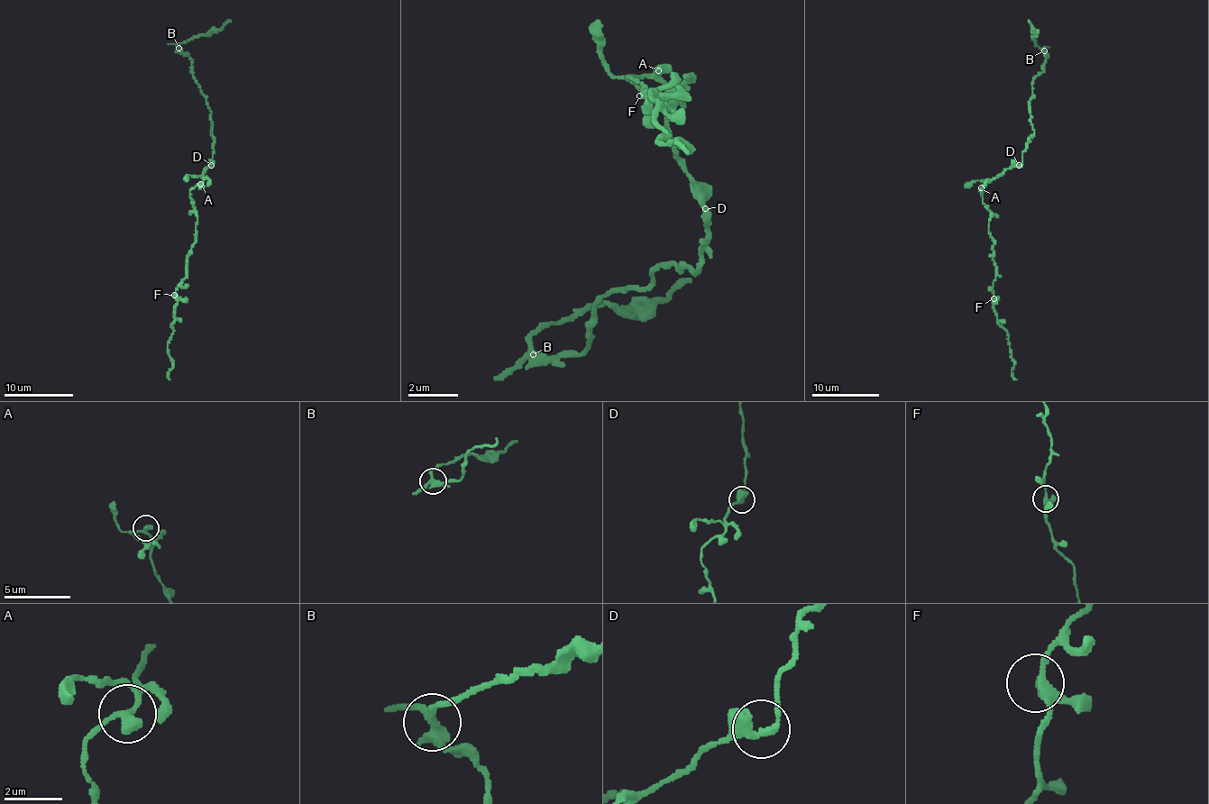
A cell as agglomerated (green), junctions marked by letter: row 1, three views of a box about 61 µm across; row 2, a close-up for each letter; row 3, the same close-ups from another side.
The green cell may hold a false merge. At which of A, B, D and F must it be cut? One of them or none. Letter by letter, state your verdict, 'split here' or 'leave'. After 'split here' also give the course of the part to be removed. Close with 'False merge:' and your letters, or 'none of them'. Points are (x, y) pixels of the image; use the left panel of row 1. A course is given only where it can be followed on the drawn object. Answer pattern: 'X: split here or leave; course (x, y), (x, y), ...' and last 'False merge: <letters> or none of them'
A: leave
B: split here; course (178, 47), (184, 41), (200, 34), (217, 31), (231, 20)
D: leave
F: leave
False merge: B

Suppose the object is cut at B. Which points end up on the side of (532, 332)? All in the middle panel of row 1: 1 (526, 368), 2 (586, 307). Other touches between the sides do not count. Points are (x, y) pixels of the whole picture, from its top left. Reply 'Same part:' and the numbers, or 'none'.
Same part: 2

